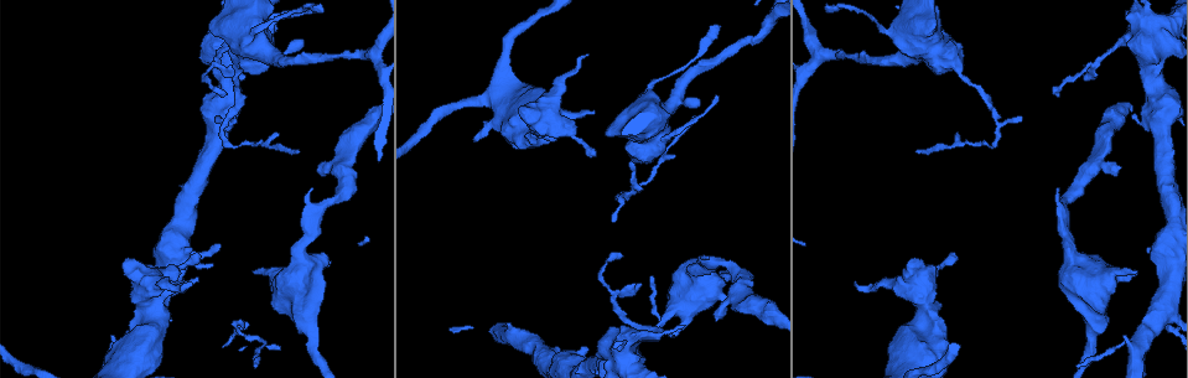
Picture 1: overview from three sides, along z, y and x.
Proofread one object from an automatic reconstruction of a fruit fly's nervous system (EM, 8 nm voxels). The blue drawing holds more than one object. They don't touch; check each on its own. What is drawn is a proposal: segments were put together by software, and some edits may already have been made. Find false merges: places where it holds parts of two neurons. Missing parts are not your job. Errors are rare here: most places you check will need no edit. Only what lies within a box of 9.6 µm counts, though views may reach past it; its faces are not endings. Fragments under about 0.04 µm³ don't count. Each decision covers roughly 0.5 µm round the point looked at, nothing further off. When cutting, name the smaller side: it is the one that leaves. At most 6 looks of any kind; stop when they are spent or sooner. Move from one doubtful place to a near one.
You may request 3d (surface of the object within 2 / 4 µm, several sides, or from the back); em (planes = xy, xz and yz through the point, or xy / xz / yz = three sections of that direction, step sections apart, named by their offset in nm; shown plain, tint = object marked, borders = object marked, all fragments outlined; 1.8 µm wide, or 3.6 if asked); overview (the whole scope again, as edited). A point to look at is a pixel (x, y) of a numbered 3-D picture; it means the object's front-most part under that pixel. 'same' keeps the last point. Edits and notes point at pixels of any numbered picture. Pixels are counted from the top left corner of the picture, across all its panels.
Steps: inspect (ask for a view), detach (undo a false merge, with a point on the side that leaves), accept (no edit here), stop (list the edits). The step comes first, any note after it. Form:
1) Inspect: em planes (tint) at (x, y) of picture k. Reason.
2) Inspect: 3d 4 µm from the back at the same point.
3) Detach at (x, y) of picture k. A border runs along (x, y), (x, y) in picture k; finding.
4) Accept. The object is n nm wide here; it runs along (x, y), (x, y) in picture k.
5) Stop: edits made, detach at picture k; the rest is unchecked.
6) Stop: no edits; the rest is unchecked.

Inspect: em planes (plain) at (147, 287) of picture 1. Sharp bend.

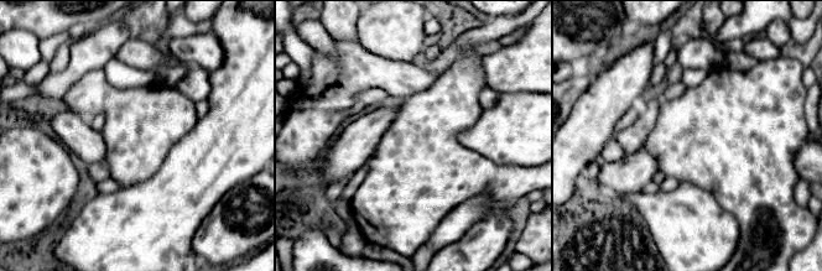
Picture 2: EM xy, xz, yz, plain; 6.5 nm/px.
Inspect: em planes (tint) at the same point. Where the object lies.

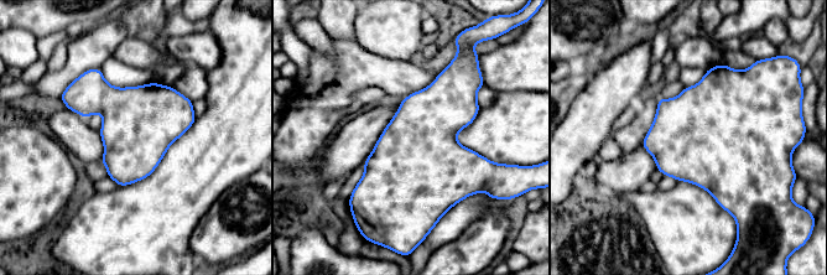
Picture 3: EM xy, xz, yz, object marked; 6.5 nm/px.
Accept. The object is 480 nm wide here; continuous, no second neuron.

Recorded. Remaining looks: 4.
Inspect: 3d 4 µm at (279, 61) of picture 1. Thick turns thin.

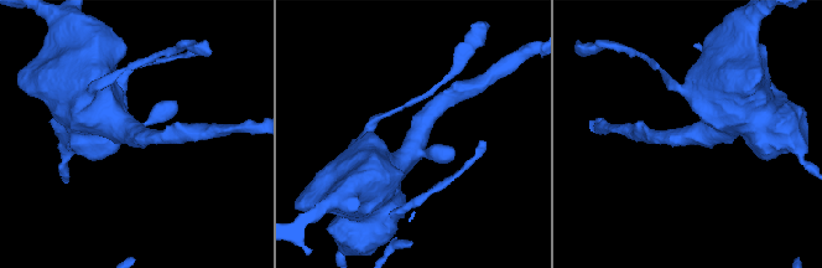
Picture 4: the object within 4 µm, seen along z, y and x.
Inspect: em planes (tint) at (418, 139) of picture 4. Need the tissue.

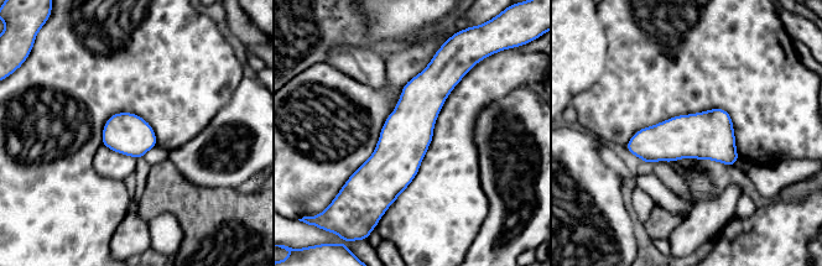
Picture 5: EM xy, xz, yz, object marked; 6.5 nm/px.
Accept. It runs along (438, 66), (384, 176), (384, 203) in picture 5; one neuron here.

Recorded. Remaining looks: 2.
Inspect: 3d 4 µm at (1163, 30) of picture 1. Abrupt turn.

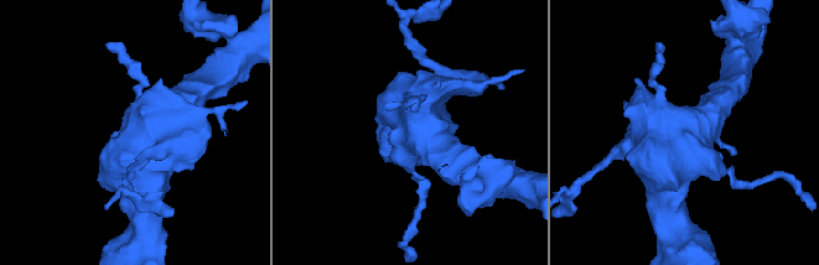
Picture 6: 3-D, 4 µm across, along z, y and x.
Inspect: em 3.6 µm planes (tint) at (422, 130) of picture 6.

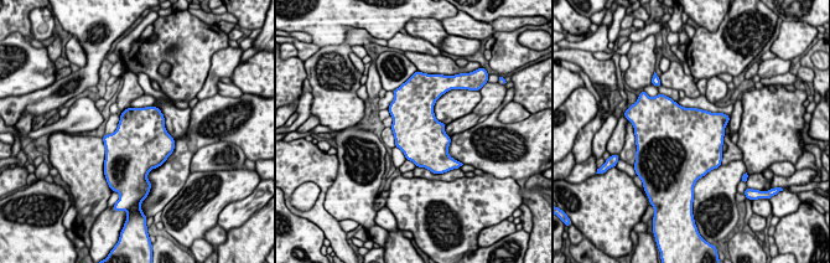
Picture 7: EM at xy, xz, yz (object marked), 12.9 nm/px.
Accept. The object is 600 nm wide here; one neuron here.

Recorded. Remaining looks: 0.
Stop: no edits; the rest is unchecked.

